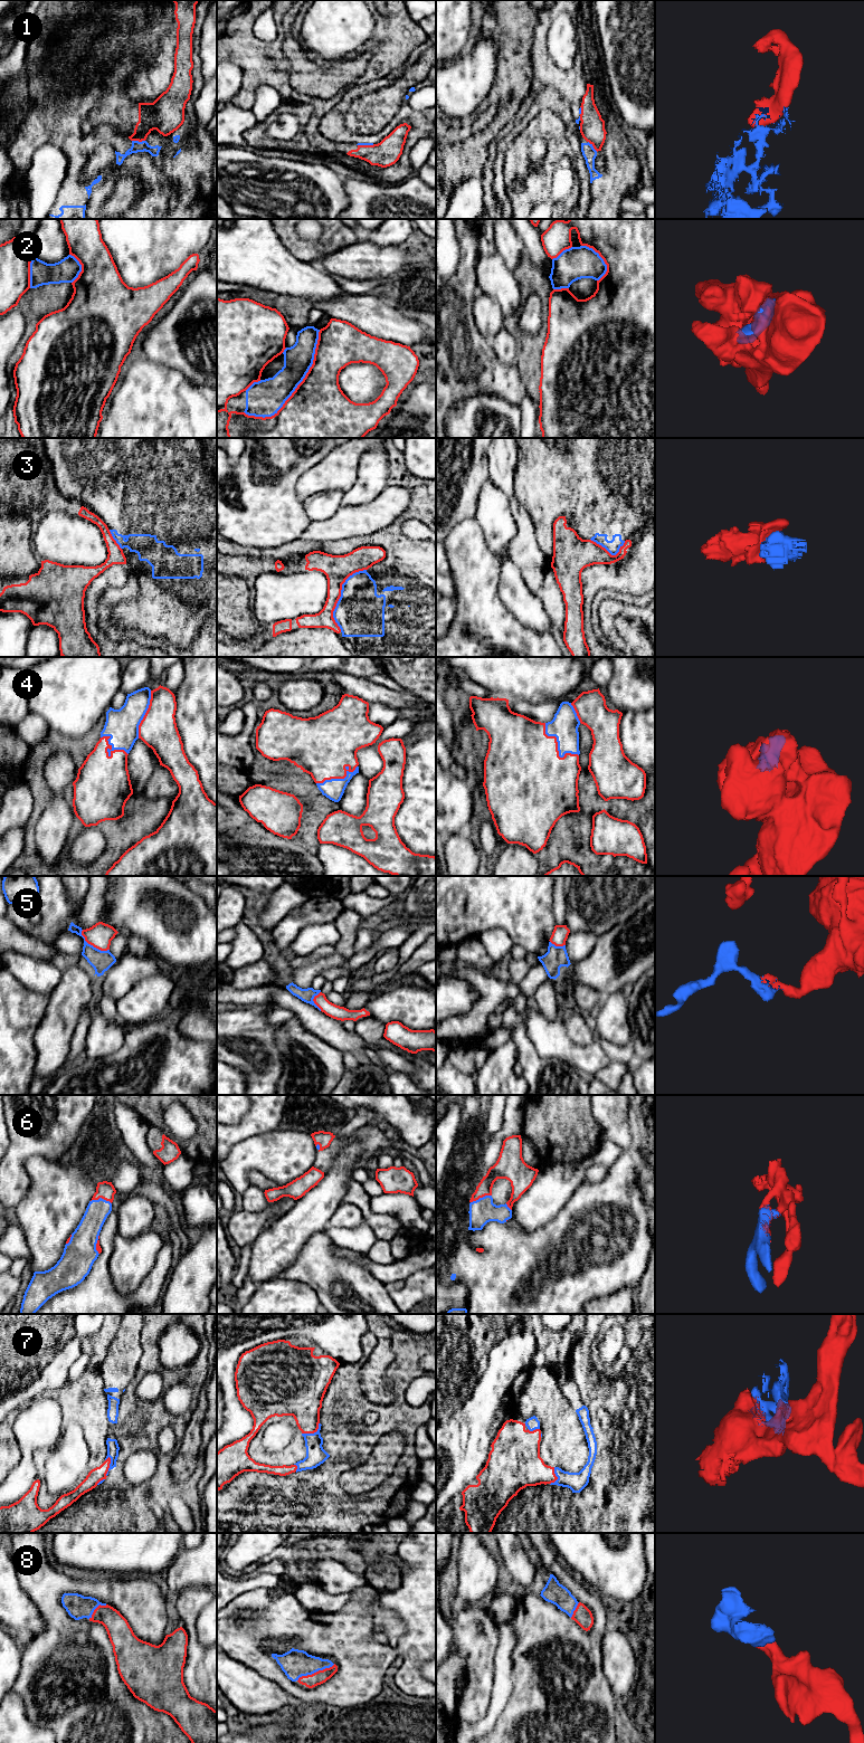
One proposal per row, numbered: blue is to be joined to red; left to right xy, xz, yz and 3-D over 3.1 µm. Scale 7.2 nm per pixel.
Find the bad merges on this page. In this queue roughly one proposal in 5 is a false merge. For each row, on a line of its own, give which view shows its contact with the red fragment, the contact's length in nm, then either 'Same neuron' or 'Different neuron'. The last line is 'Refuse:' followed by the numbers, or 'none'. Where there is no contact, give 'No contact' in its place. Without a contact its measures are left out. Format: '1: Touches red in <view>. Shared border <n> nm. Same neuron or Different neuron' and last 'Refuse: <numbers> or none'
1: Touches red in xy. Shared border 100 nm. Different neuron
2: Touches red in xz. Shared border 800 nm. Different neuron
3: Touches red in xz. Shared border 500 nm. Different neuron
4: Touches red in yz. Shared border 340 nm. Same neuron
5: Touches red in xy. Shared border 240 nm. Same neuron
6: Touches red in xy. Shared border 150 nm. Same neuron
7: Touches red in xy. Shared border 150 nm. Same neuron
8: Touches red in xz. Shared border 300 nm. Same neuron
Refuse: 1, 2, 3

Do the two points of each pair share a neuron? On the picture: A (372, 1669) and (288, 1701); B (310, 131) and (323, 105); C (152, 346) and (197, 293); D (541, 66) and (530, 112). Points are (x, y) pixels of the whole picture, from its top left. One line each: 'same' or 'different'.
A: different
B: same
C: same
D: same

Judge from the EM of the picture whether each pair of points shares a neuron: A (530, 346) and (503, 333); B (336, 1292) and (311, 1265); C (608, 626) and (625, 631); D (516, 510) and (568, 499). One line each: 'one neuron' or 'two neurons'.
A: two neurons
B: one neuron
C: two neurons
D: two neurons

